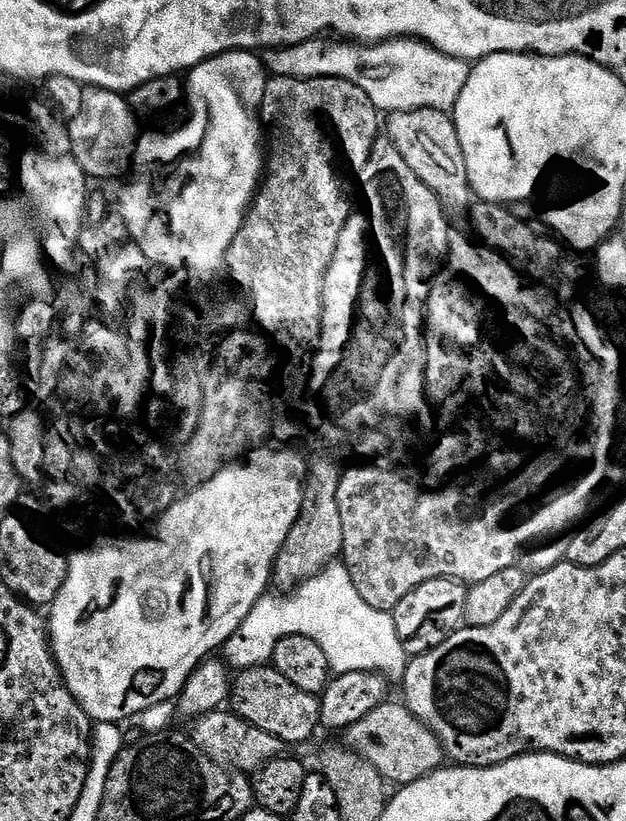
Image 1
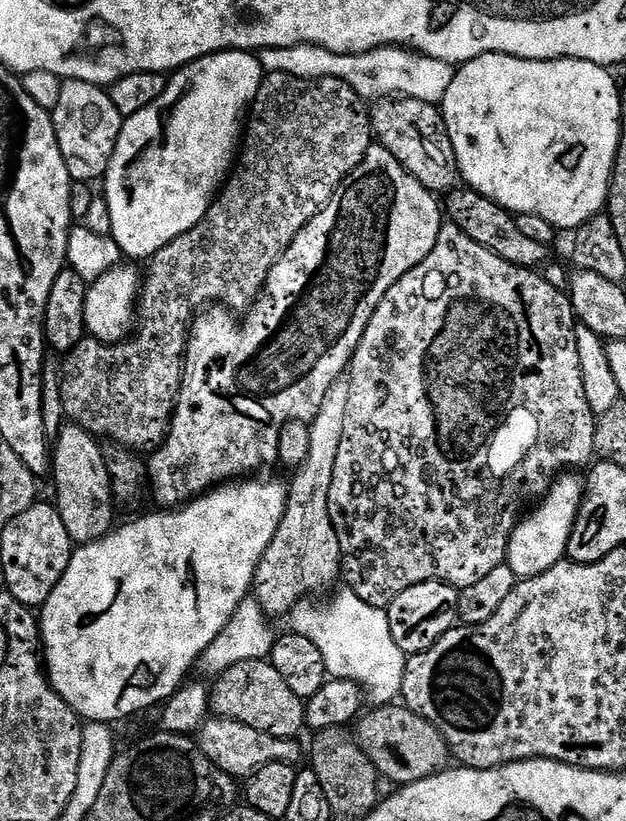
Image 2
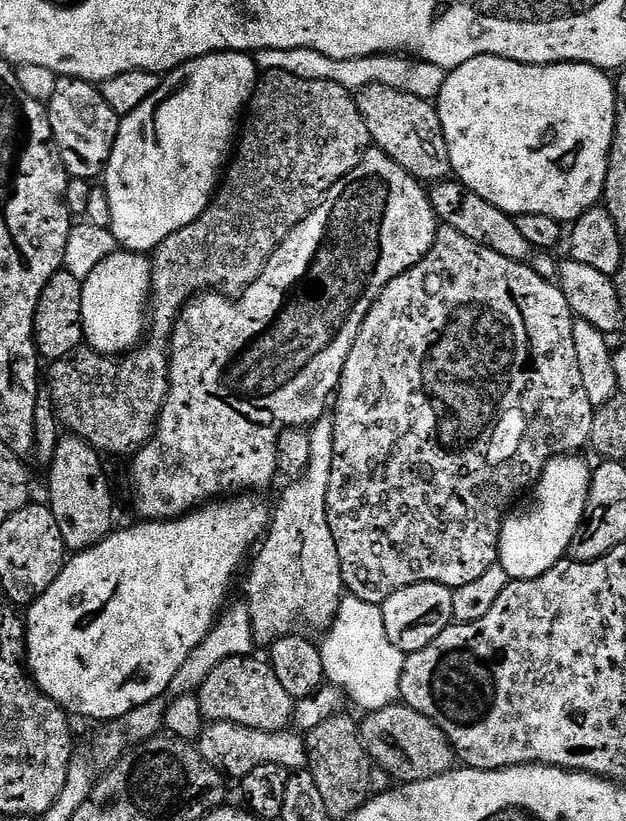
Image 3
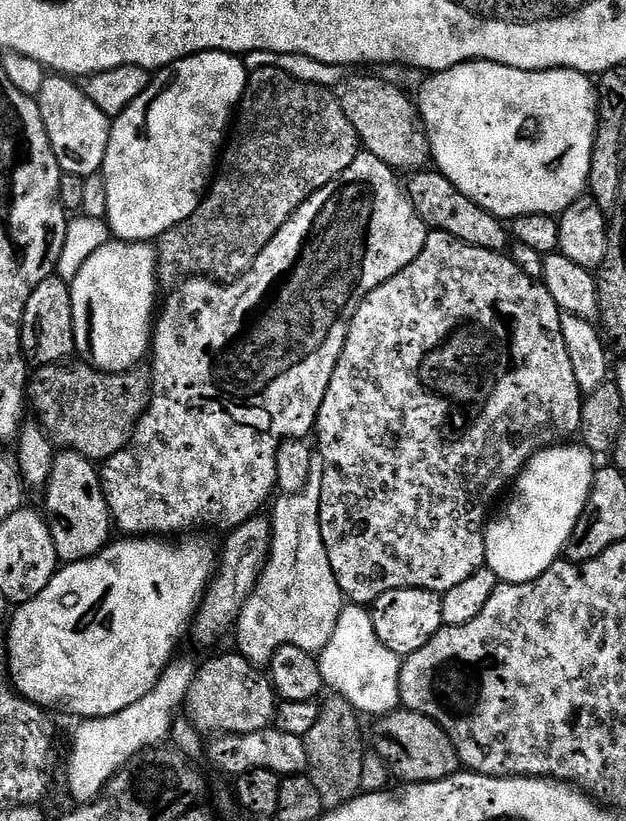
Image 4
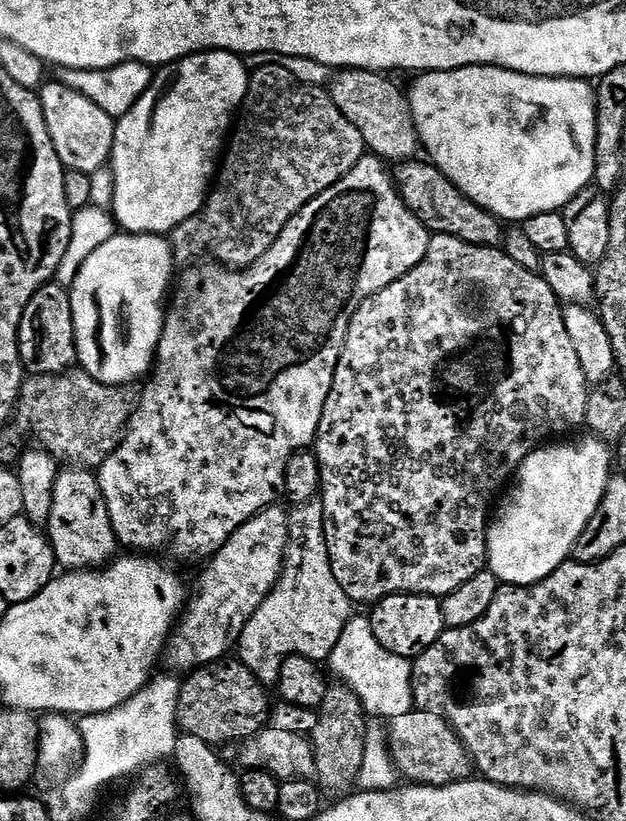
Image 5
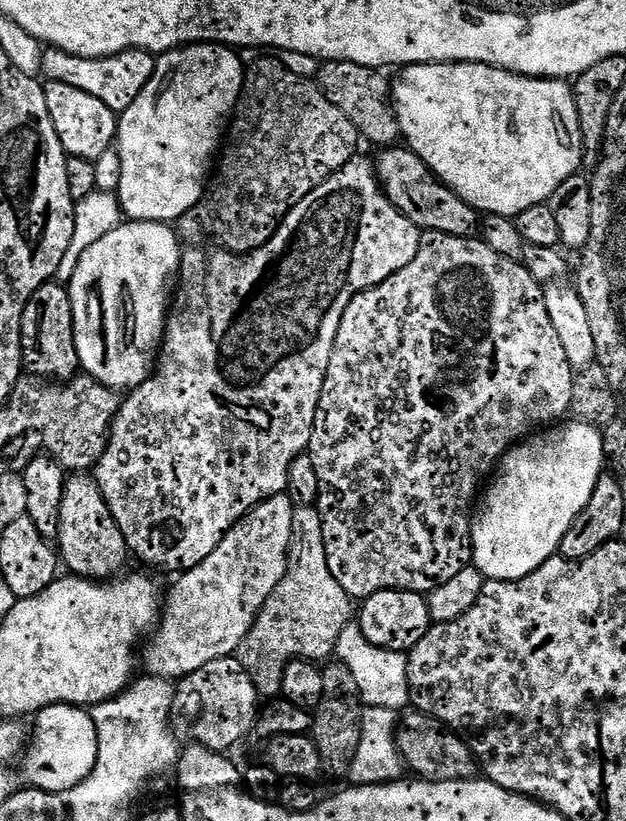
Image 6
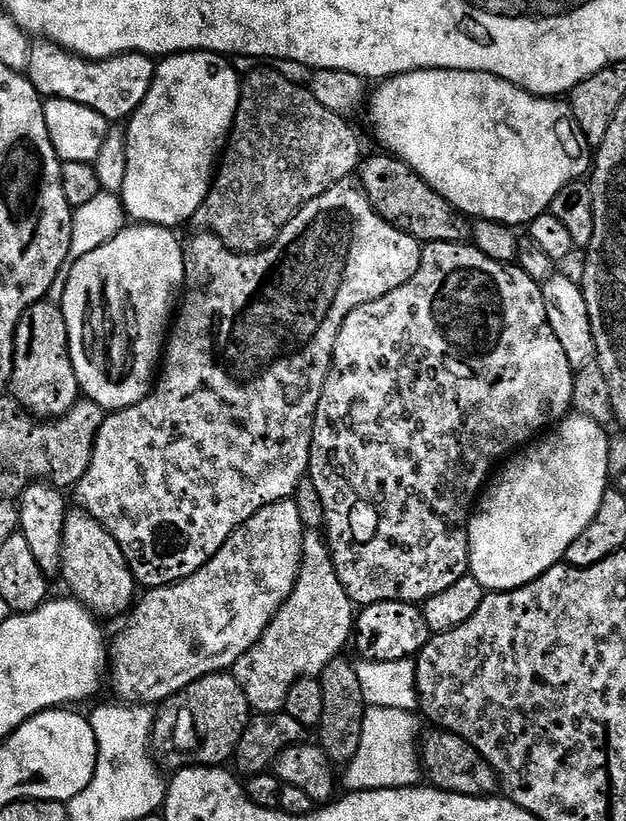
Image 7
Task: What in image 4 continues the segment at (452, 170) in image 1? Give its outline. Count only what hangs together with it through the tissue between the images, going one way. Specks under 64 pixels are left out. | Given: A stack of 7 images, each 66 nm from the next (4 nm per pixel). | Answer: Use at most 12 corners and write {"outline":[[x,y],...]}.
{"outline":[[376,76],[342,103],[360,143],[389,168],[433,163],[421,109]]}

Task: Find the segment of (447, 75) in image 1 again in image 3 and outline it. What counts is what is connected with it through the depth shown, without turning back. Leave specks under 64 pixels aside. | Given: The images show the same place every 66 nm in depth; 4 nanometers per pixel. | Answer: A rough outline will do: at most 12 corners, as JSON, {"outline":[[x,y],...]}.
{"outline":[[313,48],[262,50],[256,67],[349,90],[372,84],[439,97],[445,69],[404,54],[339,60]]}

